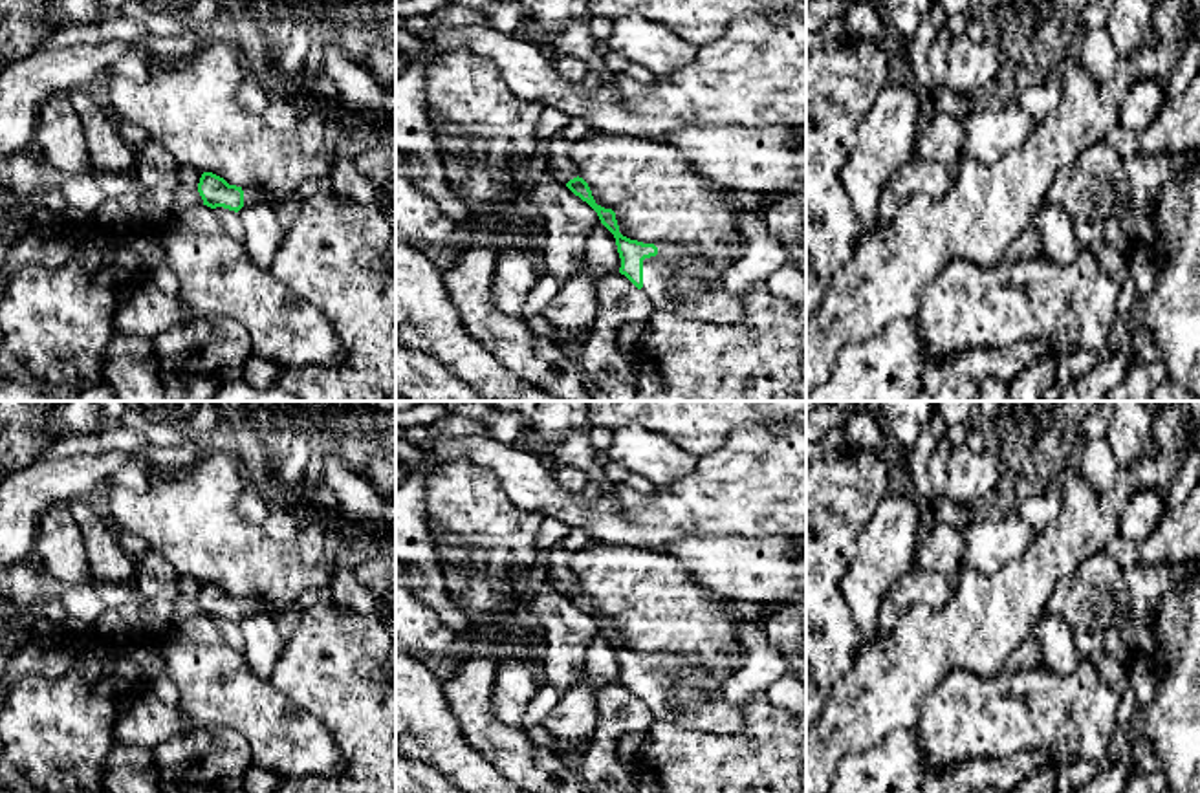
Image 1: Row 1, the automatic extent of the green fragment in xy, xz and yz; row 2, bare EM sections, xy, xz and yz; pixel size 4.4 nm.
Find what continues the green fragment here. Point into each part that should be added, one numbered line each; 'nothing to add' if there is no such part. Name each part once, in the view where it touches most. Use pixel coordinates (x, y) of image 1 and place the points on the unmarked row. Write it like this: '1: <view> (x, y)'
1: xz (678, 691)

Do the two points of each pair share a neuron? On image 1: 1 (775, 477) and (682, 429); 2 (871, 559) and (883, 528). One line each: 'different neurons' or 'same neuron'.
1: different neurons
2: same neuron

